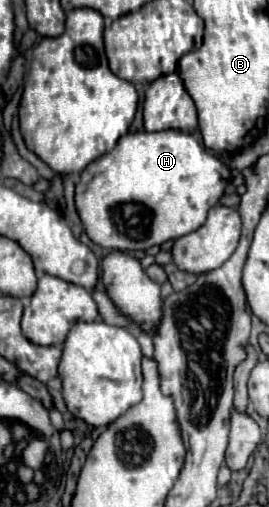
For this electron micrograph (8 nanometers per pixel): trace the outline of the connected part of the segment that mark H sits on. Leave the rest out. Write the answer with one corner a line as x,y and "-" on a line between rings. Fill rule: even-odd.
181,130
135,132
121,136
109,154
97,158
81,172
81,182
75,188
75,206
87,236
95,244
111,250
147,250
197,230
205,222
209,208
223,196
227,182
229,168
207,154
191,134

